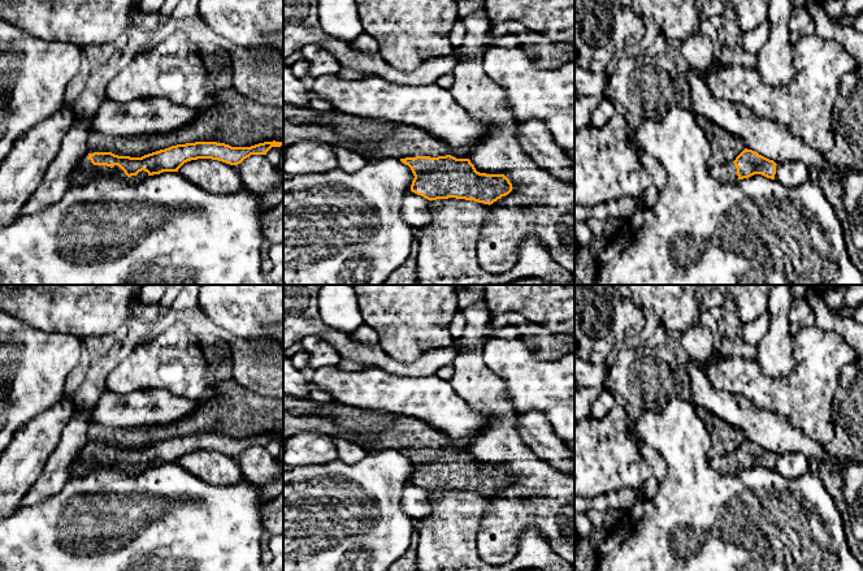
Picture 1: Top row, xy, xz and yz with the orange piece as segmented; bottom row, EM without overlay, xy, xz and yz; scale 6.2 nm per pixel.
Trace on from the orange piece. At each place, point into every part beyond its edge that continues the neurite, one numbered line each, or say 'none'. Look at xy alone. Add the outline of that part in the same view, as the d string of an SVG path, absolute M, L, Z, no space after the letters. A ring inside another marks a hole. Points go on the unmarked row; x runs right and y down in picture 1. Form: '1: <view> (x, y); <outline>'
1: xy (85, 463); M88 449L82 450L77 459L71 463L69 468L70 477L82 477L87 473L92 472L94 470L120 470L127 473L136 475L147 468L148 464L142 462L136 467L127 468L125 463L118 458L114 457L113 459L107 457L94 457Z

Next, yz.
1: yz (727, 464); M733 453L711 458L710 466L725 475L736 475L738 472L737 459Z

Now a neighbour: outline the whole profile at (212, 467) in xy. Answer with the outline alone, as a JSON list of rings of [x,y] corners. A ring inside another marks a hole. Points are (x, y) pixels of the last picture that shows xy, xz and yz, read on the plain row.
[[[198,450],[185,454],[178,464],[196,479],[209,485],[234,485],[244,479],[238,460],[212,450]]]

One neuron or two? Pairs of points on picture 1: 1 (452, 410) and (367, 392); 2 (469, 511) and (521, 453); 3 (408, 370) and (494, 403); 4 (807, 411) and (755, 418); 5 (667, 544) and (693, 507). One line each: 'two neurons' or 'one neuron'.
1: one neuron
2: two neurons
3: two neurons
4: two neurons
5: one neuron

